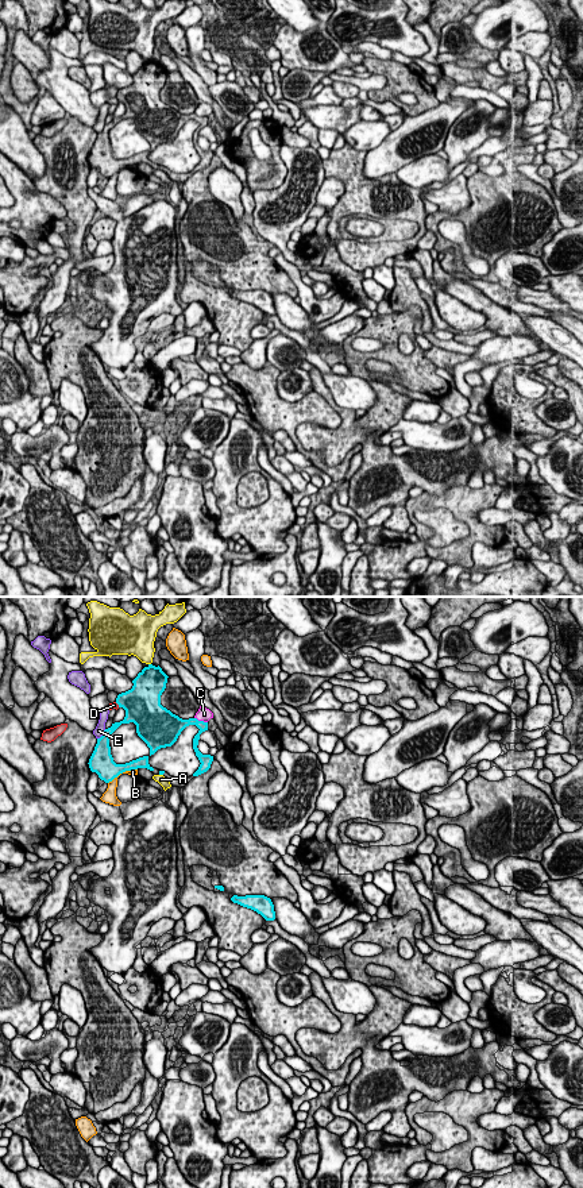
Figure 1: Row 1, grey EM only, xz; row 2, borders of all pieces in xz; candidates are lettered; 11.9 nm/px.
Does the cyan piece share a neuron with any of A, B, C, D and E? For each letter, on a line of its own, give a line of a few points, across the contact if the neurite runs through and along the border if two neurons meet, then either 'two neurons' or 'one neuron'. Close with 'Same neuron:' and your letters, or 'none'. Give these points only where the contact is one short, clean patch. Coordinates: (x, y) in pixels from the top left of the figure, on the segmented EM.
A: two neurons
B: two neurons
C: two neurons
D: line xz (115, 702), (119, 706); two neurons
E: two neurons
Same neuron: none

